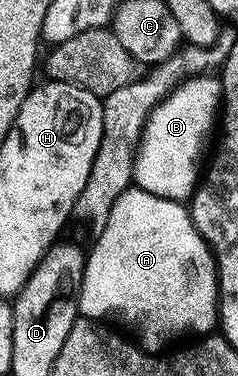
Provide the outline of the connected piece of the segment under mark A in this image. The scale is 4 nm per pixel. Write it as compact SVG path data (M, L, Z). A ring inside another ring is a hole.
M133 187L127 193L122 194L103 233L99 234L96 247L92 253L87 256L84 267L84 281L80 284L80 312L89 321L98 321L101 323L116 323L112 321L125 321L128 325L136 325L135 336L138 338L138 344L146 353L160 355L165 352L164 349L171 341L176 341L179 337L184 337L193 329L199 335L212 335L217 332L218 322L220 320L220 270L216 263L216 254L208 245L208 241L200 232L196 230L196 224L192 221L191 212L181 202L167 201L164 198L156 198L148 194L146 190Z

